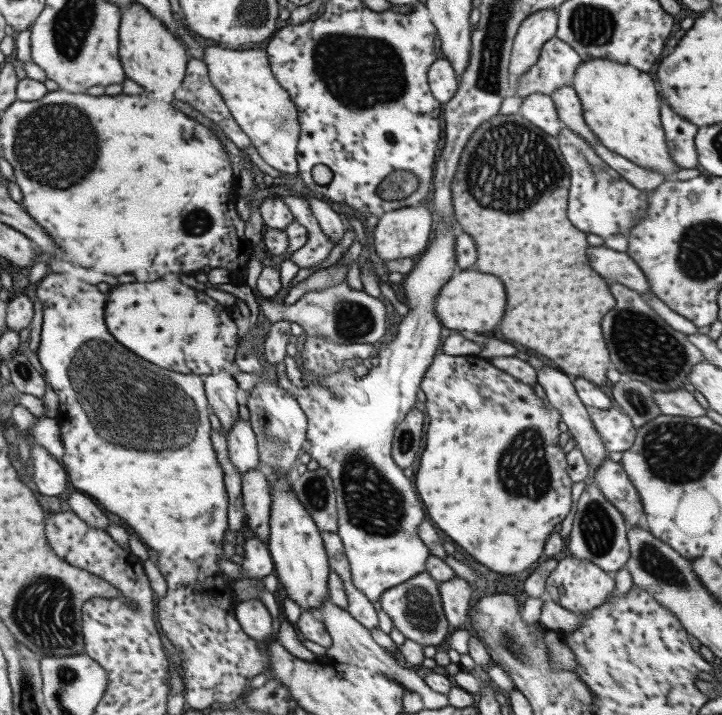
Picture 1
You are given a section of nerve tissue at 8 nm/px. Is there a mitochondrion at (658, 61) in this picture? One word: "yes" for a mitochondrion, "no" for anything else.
no

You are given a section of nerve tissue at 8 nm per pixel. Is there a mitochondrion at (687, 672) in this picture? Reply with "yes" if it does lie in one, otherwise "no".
no

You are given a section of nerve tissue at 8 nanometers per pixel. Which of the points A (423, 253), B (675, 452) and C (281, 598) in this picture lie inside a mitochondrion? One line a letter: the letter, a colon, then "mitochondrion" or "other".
A: other
B: mitochondrion
C: other

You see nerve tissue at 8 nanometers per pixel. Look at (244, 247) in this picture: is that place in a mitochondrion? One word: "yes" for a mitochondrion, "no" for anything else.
no

